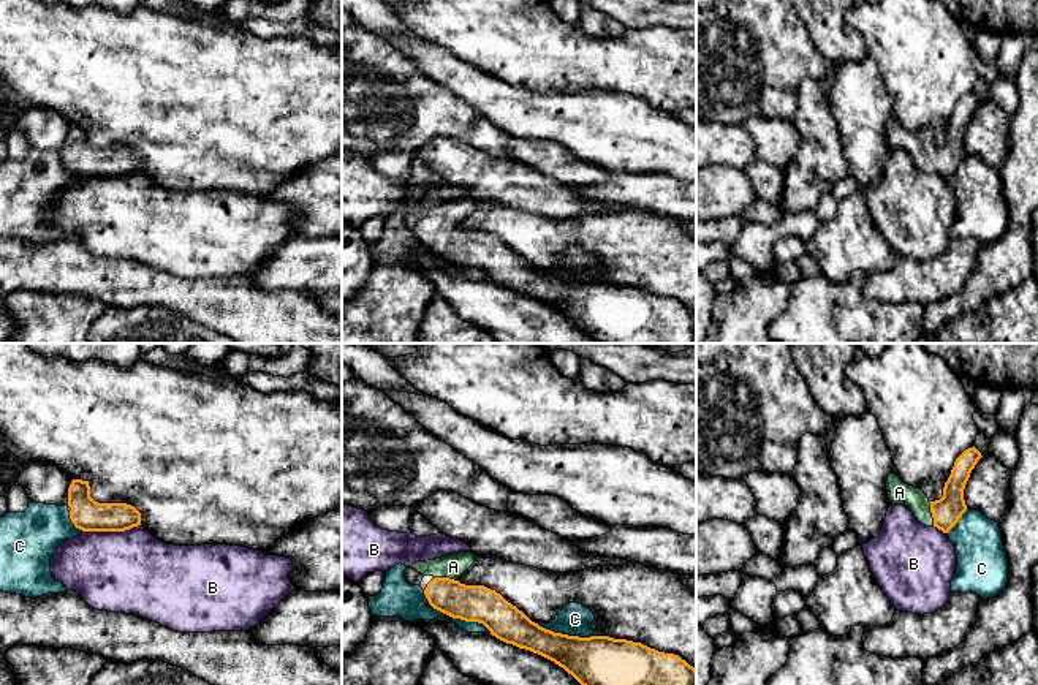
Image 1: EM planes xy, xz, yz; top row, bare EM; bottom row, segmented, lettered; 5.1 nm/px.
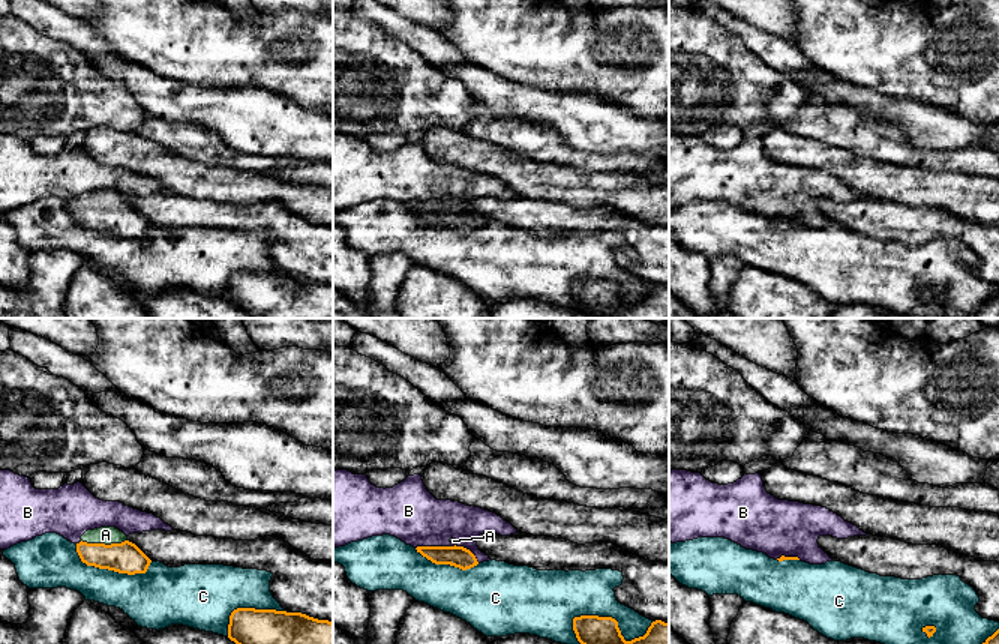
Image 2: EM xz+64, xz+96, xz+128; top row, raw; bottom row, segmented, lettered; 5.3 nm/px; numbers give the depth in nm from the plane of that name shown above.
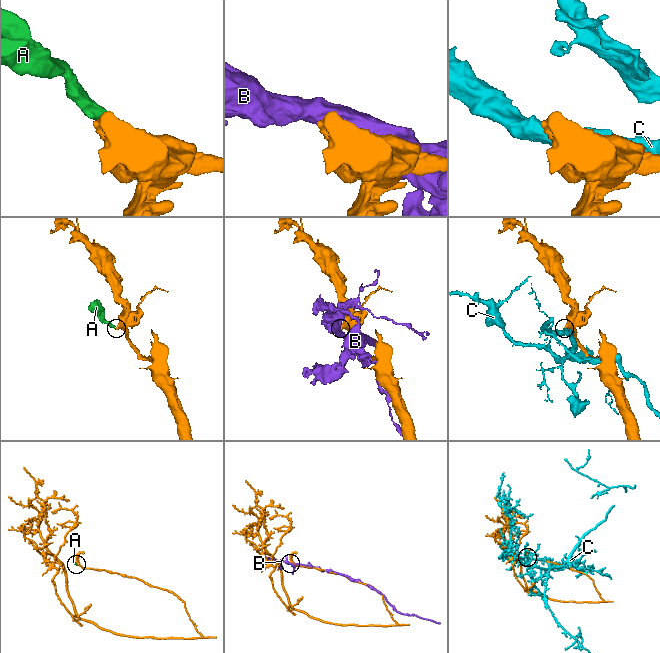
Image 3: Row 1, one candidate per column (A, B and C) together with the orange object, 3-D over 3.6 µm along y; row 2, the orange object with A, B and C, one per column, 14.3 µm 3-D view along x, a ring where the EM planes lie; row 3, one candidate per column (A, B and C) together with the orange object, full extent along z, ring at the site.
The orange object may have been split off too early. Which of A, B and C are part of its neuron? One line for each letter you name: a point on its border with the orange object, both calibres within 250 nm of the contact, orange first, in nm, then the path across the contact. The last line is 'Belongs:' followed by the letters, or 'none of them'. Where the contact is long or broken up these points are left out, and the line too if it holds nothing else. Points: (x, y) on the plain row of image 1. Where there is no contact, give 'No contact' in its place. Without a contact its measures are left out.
A: Touches orange at yz (931, 157). Thickness 150 nm (orange) against 120 nm. Path across: yz (947, 157), (931, 157), (899, 138)
Belongs: A

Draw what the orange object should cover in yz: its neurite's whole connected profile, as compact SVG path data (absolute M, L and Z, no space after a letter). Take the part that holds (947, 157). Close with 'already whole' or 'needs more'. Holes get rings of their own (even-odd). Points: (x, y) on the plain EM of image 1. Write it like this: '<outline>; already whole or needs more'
M975 92L965 95L954 108L943 142L935 147L930 147L921 134L905 130L892 117L886 127L888 146L891 150L905 150L922 171L934 171L948 179L967 157L964 134L981 103Z; needs more

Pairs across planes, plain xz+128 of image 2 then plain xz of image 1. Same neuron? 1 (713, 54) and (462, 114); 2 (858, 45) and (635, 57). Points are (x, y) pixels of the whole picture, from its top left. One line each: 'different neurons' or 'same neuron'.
1: same neuron
2: same neuron

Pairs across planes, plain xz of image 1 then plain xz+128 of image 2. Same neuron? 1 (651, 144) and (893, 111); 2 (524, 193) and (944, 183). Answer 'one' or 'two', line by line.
1: one
2: one

